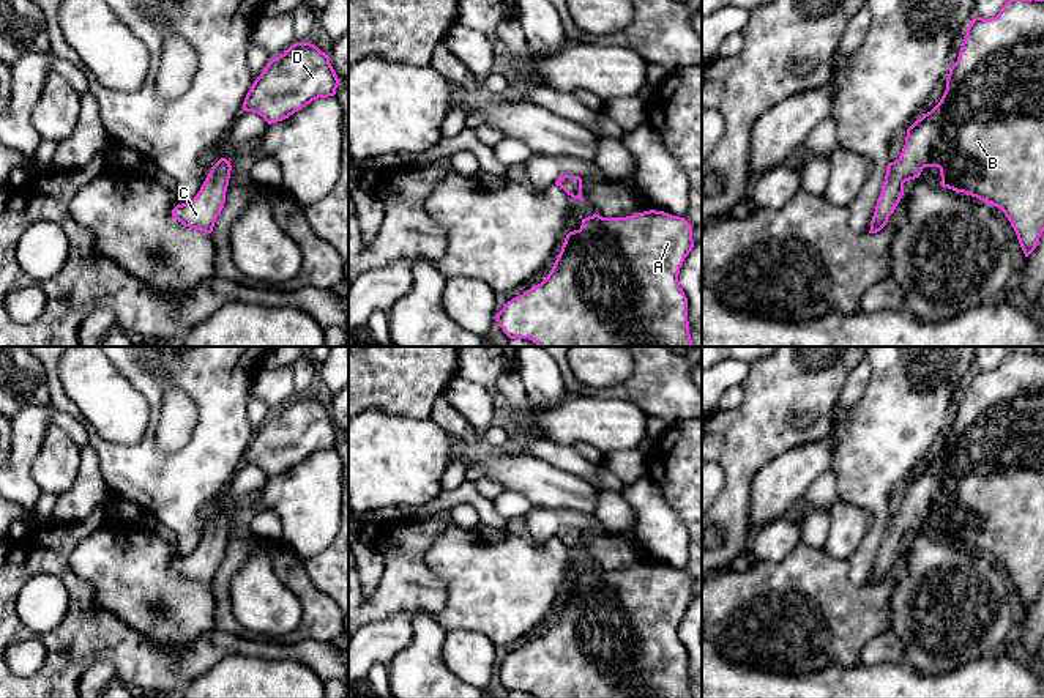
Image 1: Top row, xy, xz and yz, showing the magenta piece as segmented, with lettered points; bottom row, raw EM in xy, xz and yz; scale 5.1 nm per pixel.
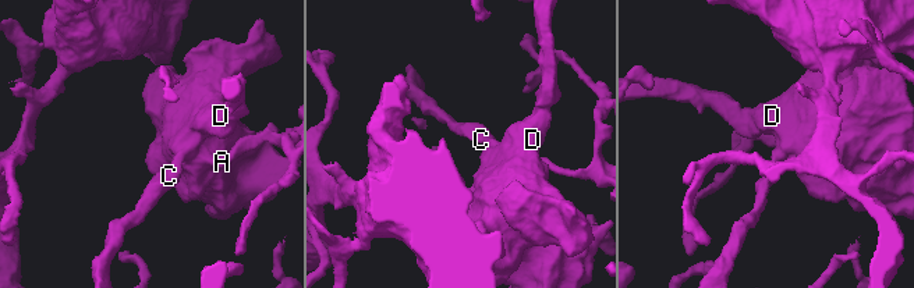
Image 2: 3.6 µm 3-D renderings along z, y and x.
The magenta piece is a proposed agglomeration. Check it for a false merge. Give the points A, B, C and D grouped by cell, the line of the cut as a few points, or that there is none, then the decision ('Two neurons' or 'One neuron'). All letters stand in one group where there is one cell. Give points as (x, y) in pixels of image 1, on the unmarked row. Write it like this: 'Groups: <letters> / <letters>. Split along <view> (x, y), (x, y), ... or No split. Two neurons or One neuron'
Groups: A B C D. No split. One neuron

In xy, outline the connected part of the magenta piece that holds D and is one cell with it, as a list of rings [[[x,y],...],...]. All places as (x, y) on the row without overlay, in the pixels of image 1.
[[[309,394],[295,395],[254,433],[243,463],[278,476],[319,451],[334,449],[337,438],[330,410]]]

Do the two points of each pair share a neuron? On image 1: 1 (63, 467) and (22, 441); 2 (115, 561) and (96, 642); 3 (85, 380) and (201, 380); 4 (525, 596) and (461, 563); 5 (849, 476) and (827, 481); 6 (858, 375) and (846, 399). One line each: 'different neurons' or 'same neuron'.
1: different neurons
2: different neurons
3: different neurons
4: same neuron
5: different neurons
6: same neuron

